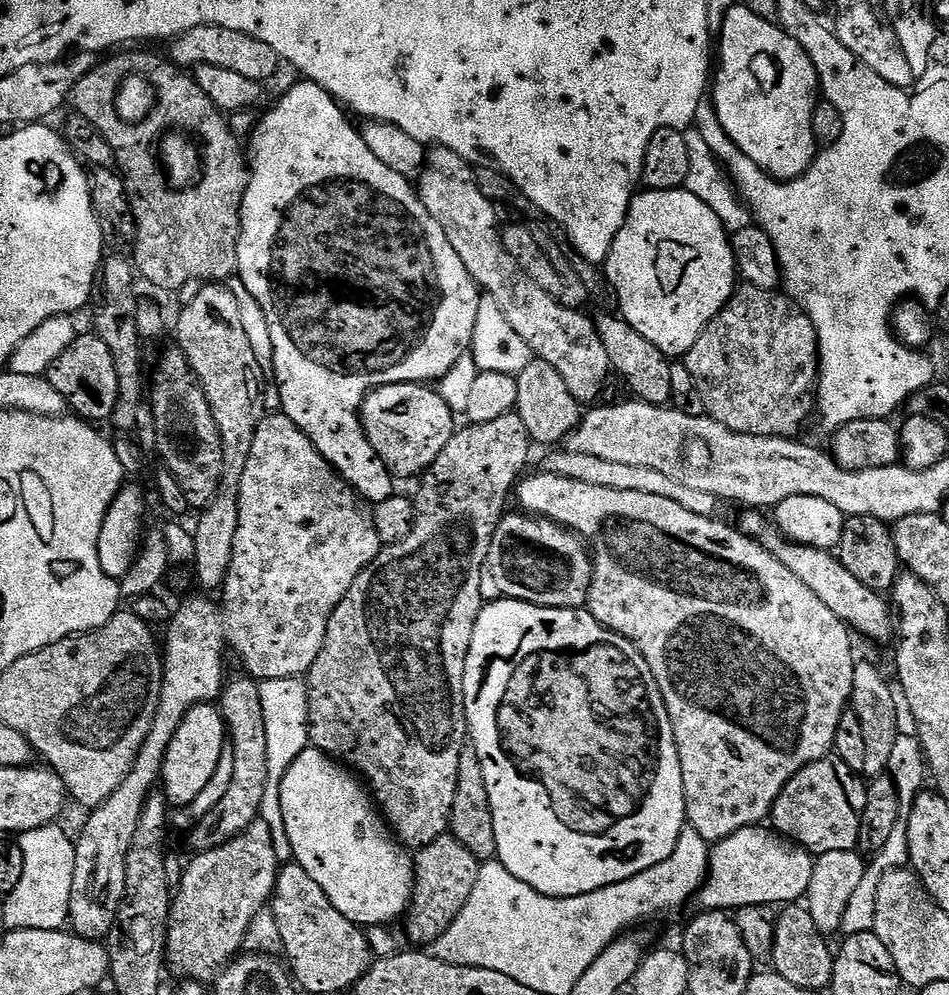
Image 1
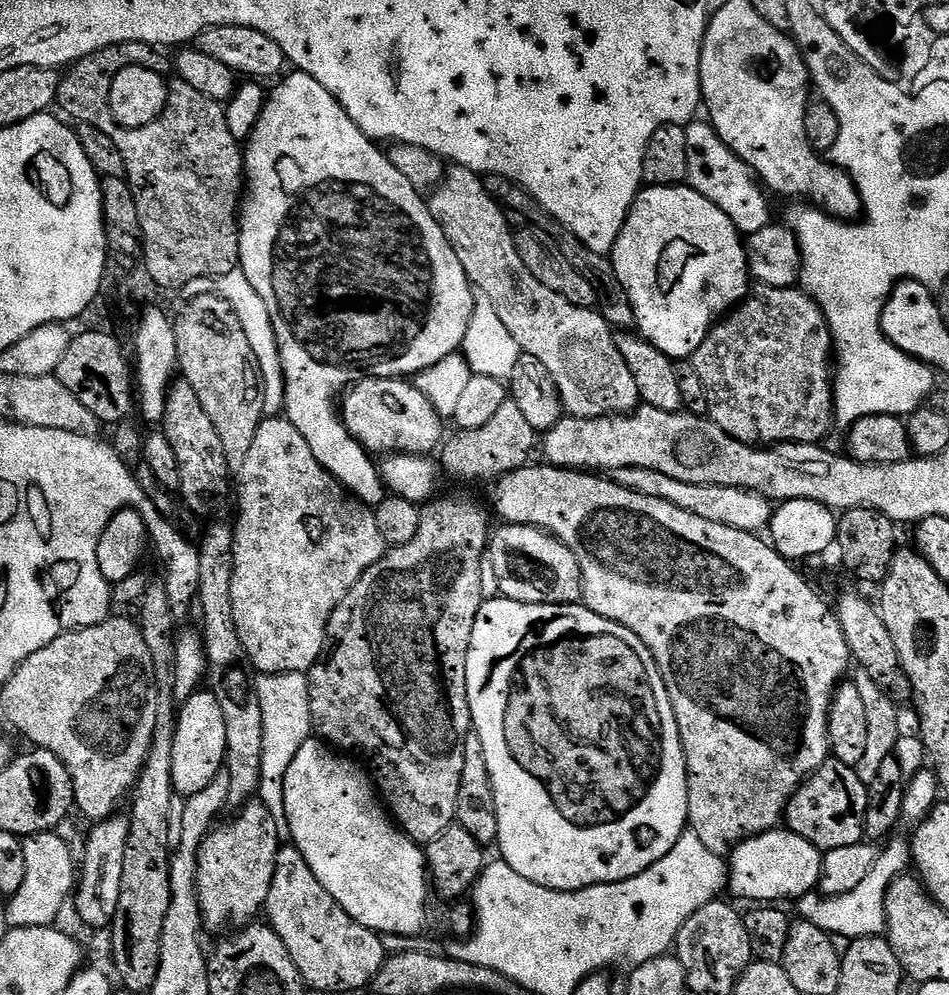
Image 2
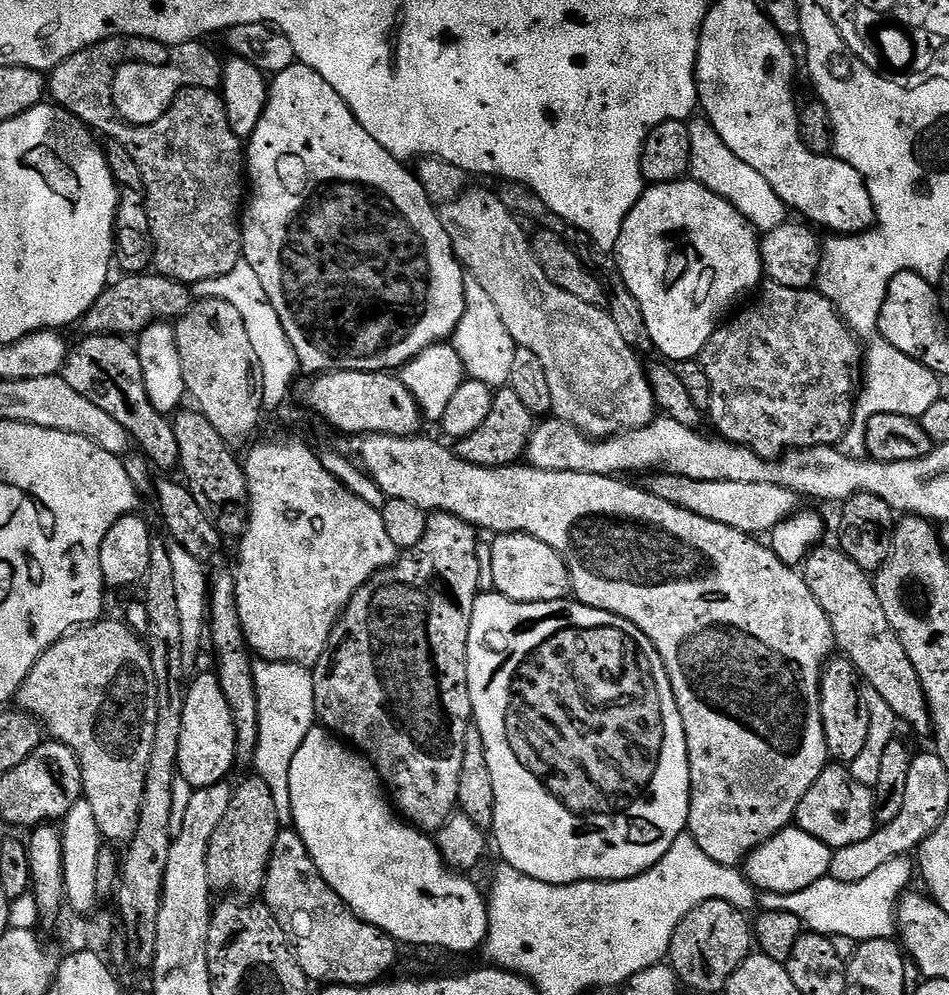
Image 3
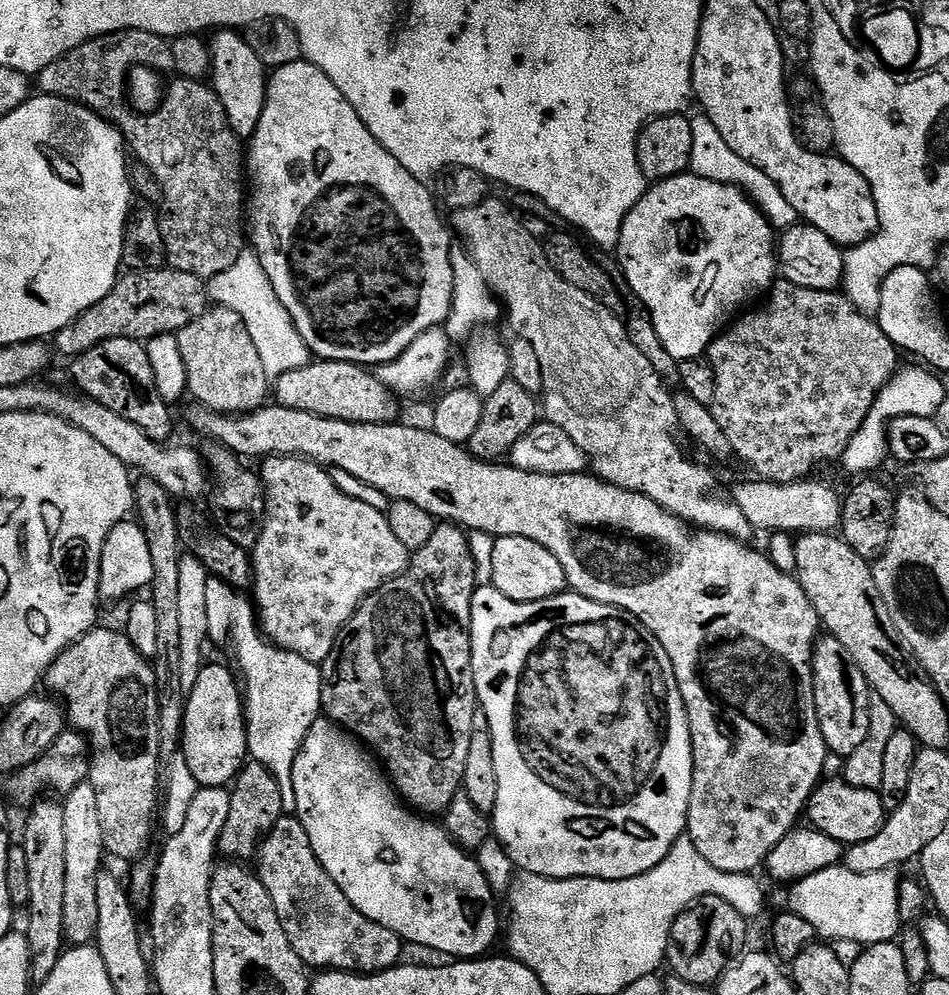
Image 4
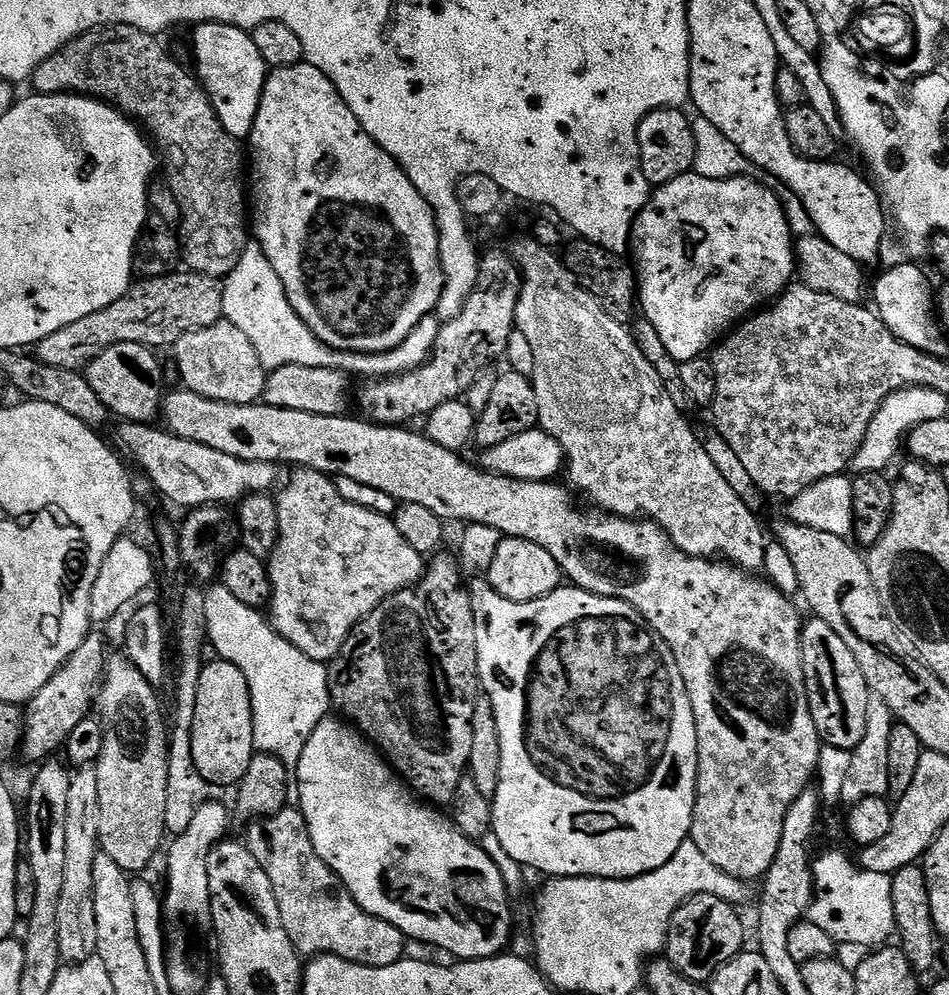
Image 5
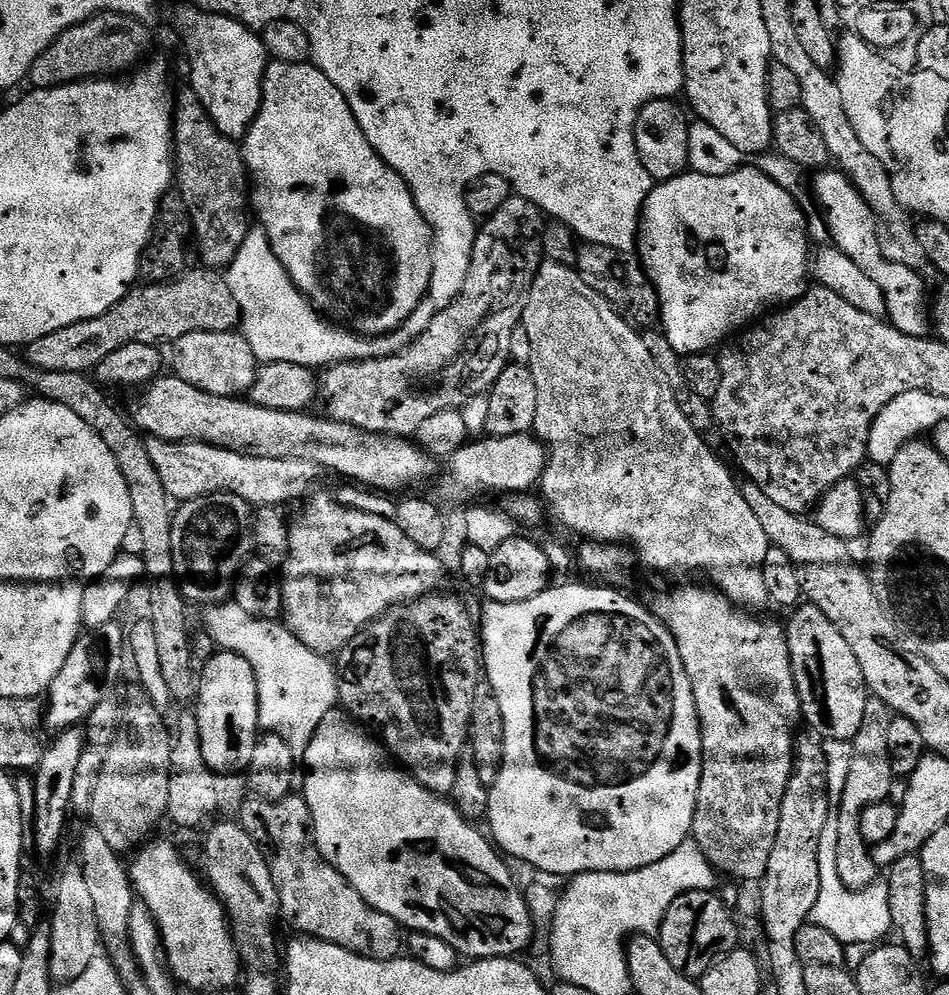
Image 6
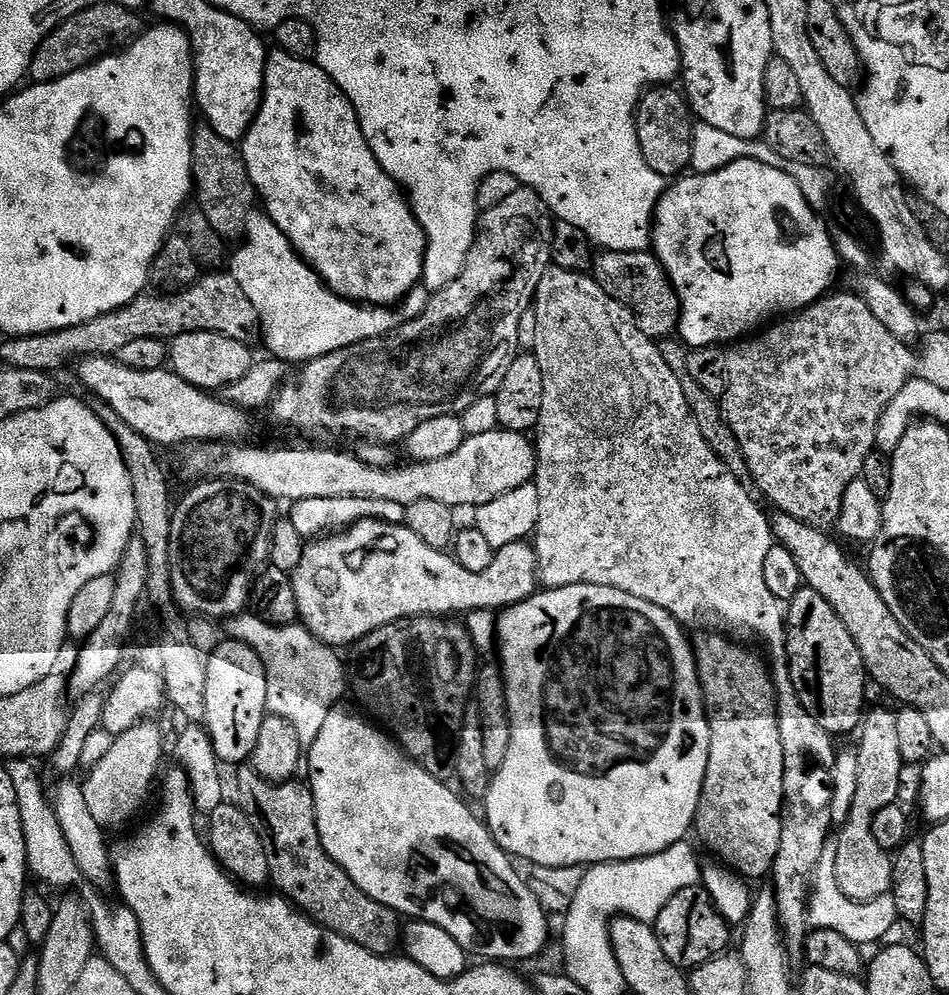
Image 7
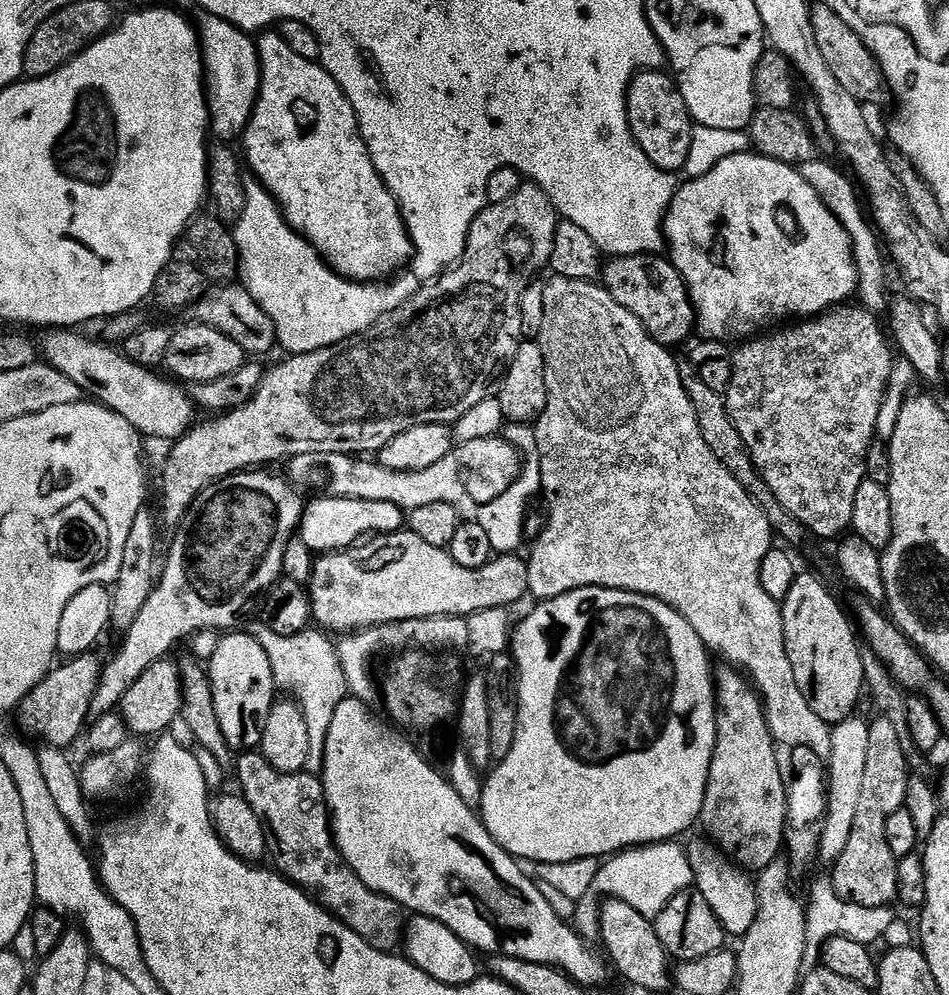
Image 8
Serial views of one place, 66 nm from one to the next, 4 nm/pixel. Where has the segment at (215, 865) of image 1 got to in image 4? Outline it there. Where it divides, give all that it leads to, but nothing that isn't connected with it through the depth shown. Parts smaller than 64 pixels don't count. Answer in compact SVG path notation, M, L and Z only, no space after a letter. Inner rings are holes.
M255 762L245 763L243 770L236 775L234 787L231 789L230 815L226 817L226 826L222 826L222 834L218 845L219 851L228 858L255 857L260 841L281 816L285 815L282 806L282 790L278 790L278 778L266 770L266 766Z

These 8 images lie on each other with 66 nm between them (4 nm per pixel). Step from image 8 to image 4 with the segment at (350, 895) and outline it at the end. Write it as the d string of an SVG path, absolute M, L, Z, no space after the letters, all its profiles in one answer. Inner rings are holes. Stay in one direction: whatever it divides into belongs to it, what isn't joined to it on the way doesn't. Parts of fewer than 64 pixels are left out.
M295 815L281 816L260 841L254 871L266 886L270 902L274 902L282 930L286 938L290 938L290 946L294 946L294 954L298 954L309 969L371 974L385 972L401 963L405 941L394 934L394 930L386 930L386 926L366 918L366 914L338 890L338 882L334 882L322 862L318 862L306 826L302 826Z

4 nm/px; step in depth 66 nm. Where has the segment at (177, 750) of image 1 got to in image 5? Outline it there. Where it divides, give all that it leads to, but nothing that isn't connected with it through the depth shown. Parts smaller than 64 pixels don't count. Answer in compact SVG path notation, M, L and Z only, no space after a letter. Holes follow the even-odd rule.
M221 658L213 659L203 665L198 681L193 724L194 766L208 786L236 786L246 774L246 770L250 770L252 757L257 755L250 686L238 666Z

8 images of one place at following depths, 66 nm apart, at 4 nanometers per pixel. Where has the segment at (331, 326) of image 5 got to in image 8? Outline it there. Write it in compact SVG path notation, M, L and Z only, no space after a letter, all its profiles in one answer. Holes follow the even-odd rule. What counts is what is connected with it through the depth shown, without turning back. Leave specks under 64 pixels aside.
M265 31L259 37L258 47L260 53L260 92L252 118L242 135L242 143L244 142L244 148L248 151L248 160L246 156L247 167L248 164L252 167L253 174L260 179L259 183L268 189L269 195L274 197L276 203L280 205L280 210L288 220L288 225L301 236L306 237L318 249L320 255L324 257L324 261L339 276L357 282L384 282L395 277L400 272L399 268L407 269L409 267L414 255L412 237L408 235L408 227L404 224L404 216L400 212L399 202L393 198L392 192L386 187L384 179L380 177L374 166L372 155L369 154L366 142L360 133L354 106L350 106L346 94L340 89L336 79L324 69L323 64L306 58L298 58L298 54L294 54L294 50L290 50L290 46L286 46L286 42L281 38L279 31Z

